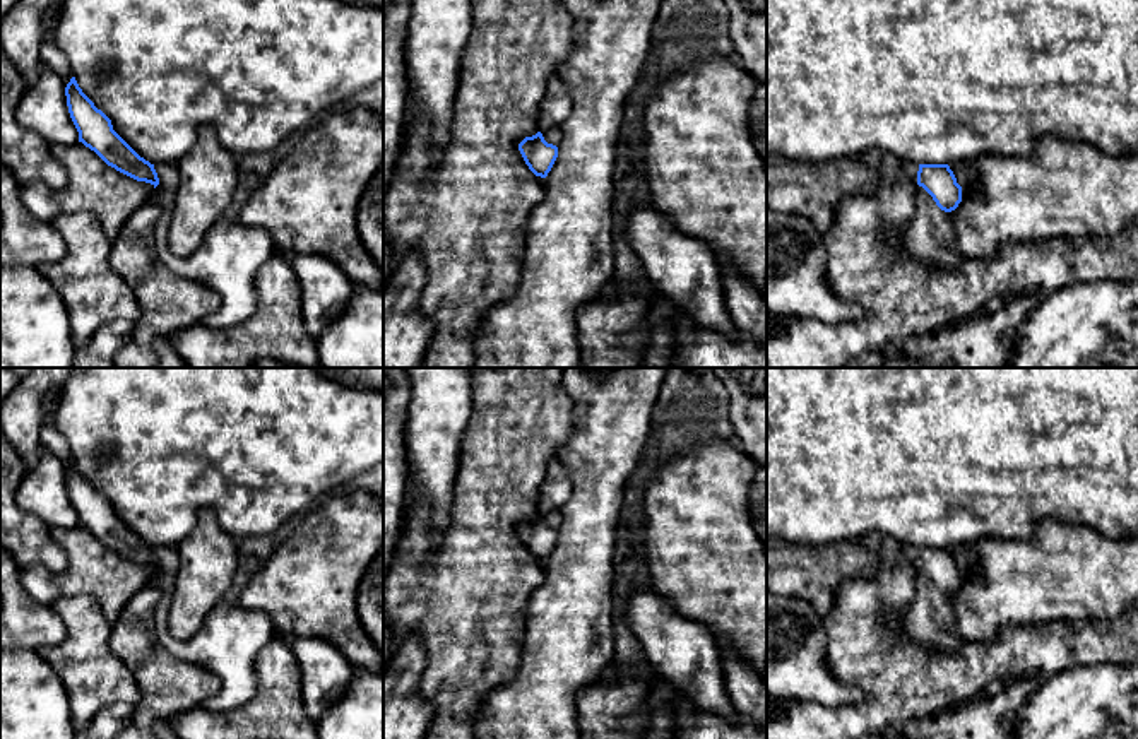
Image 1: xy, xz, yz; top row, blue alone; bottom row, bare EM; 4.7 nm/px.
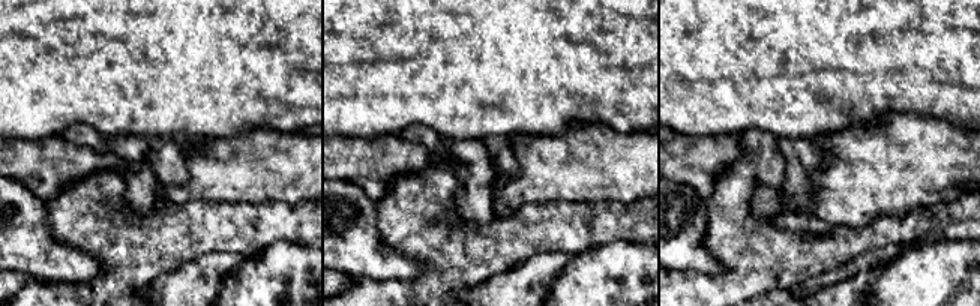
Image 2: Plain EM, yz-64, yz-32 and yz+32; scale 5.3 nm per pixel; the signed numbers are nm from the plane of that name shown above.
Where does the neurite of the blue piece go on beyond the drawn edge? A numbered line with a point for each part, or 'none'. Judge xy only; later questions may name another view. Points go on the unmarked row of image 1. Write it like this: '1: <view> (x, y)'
1: xy (231, 637)

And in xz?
1: xz (553, 519)

